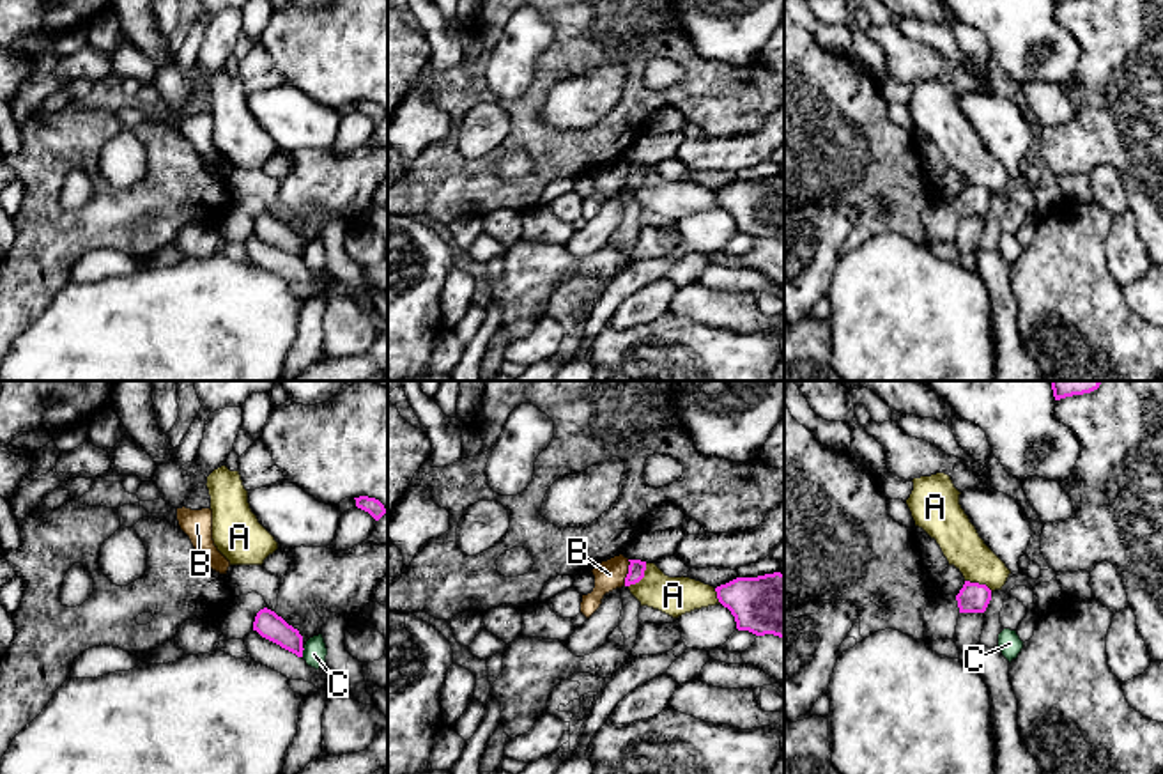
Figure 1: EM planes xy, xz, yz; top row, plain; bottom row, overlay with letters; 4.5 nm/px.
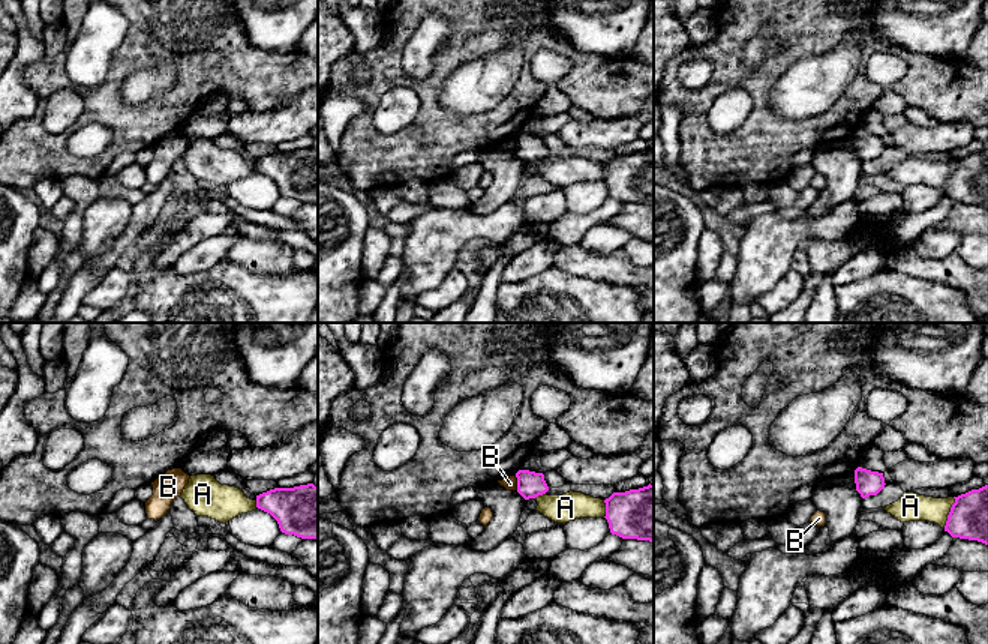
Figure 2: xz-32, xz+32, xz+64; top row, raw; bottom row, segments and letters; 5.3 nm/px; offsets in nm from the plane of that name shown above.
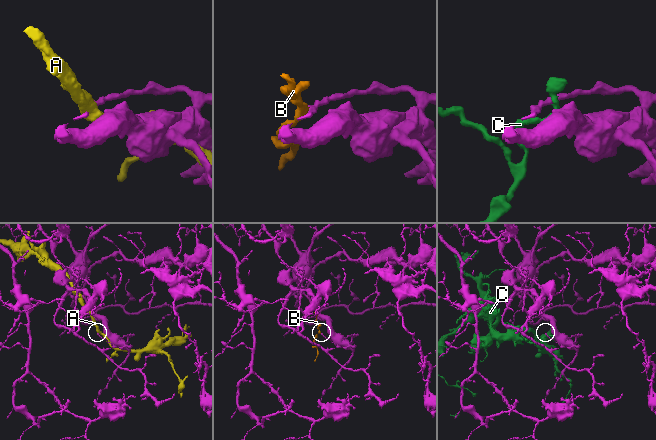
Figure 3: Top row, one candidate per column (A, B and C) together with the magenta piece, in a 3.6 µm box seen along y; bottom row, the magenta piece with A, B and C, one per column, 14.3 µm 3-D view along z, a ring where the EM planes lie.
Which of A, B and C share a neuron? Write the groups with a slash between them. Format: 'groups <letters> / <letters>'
groups A / B / C

